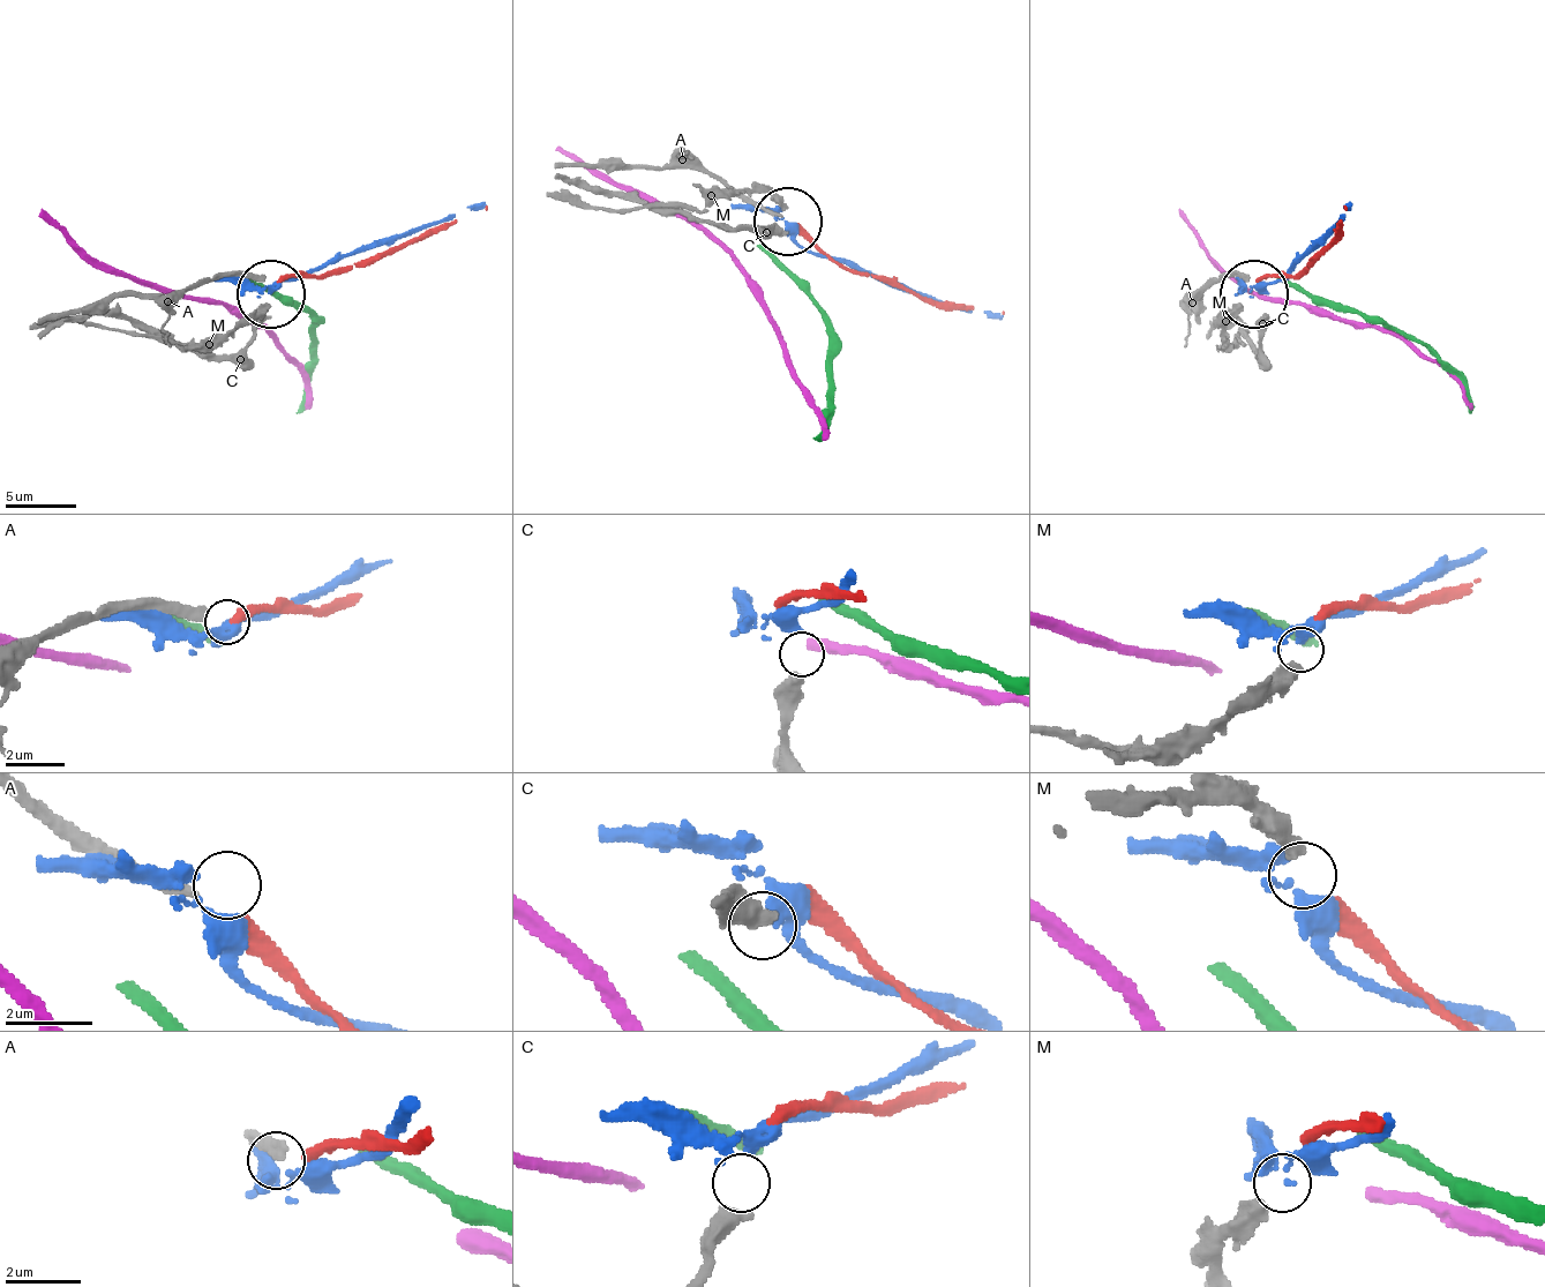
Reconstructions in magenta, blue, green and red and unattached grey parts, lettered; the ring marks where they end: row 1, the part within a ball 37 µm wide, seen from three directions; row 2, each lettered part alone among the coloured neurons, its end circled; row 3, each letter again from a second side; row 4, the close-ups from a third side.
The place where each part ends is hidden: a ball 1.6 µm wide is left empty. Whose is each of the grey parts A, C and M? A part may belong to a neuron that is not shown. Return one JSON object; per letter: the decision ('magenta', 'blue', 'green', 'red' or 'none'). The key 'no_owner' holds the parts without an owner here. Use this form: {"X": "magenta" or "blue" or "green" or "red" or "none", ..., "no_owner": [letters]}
{"A": "none", "C": "none", "M": "none", "no_owner": ["A", "C", "M"]}

